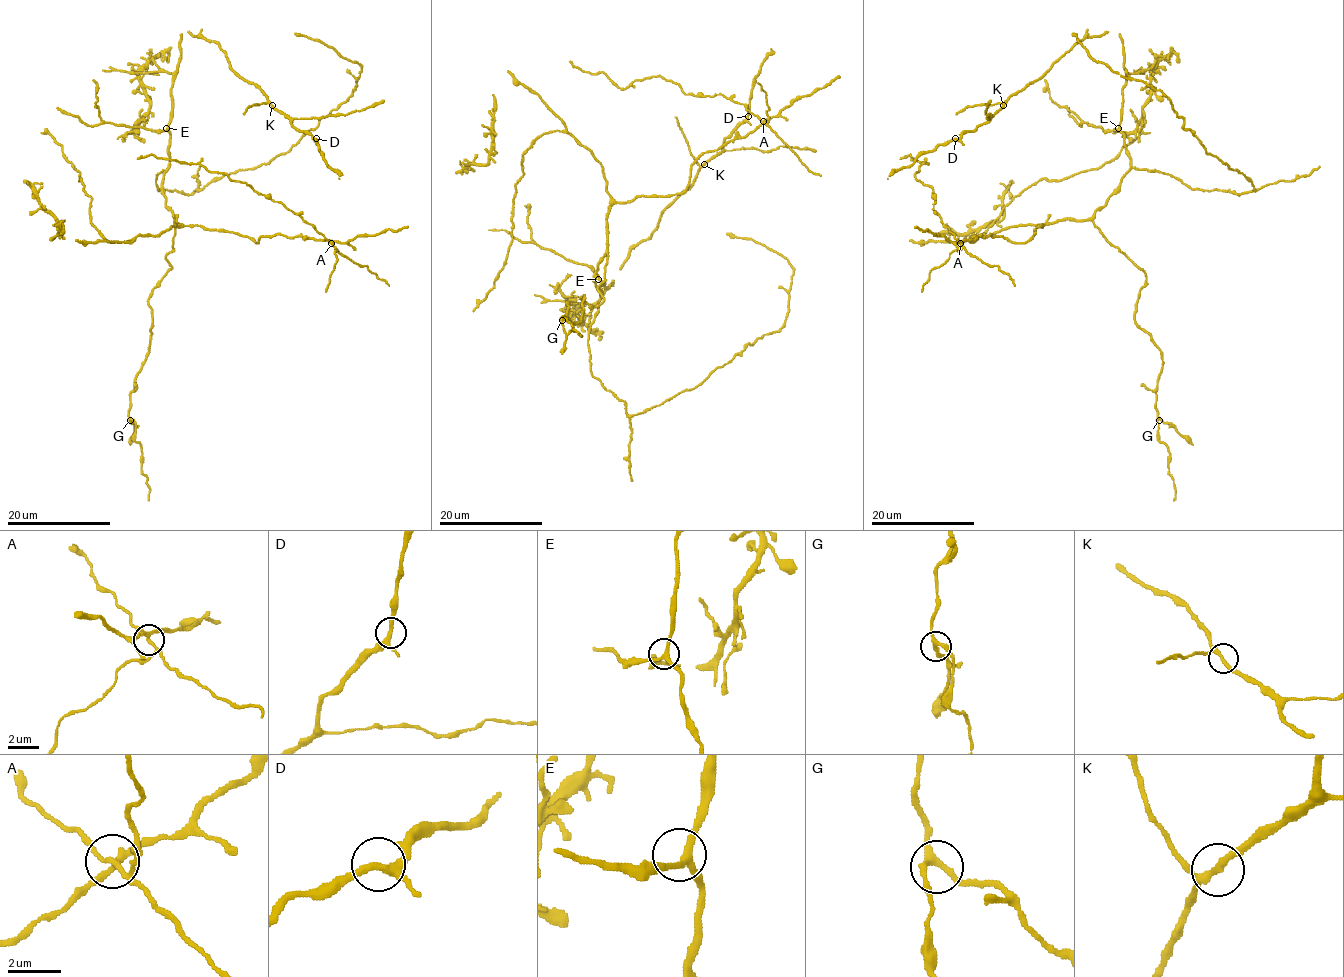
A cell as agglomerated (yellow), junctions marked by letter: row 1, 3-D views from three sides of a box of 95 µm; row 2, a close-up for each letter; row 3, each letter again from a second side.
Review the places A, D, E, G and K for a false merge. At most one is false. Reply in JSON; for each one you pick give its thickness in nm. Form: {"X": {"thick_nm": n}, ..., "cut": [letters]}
{"A": {"thick_nm": 240}, "cut": ["A"]}

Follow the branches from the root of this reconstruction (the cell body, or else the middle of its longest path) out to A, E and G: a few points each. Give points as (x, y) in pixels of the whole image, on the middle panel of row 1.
A: (594, 282), (607, 249), (607, 216), (615, 203), (682, 193), (691, 165), (704, 153), (745, 137), (763, 122)
E: (594, 282), (602, 291), (598, 279)
G: (594, 282), (607, 253), (598, 287), (603, 301), (591, 307), (584, 296), (581, 320), (562, 320)

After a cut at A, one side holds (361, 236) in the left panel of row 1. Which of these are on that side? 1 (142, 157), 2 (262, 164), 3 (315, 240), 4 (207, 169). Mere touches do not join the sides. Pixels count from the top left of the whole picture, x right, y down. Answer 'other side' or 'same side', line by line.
1: other side
2: same side
3: same side
4: other side

